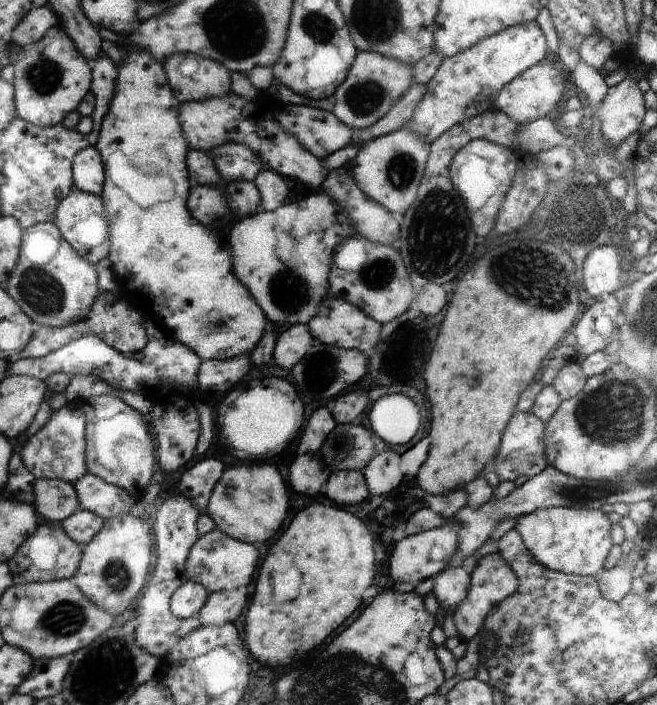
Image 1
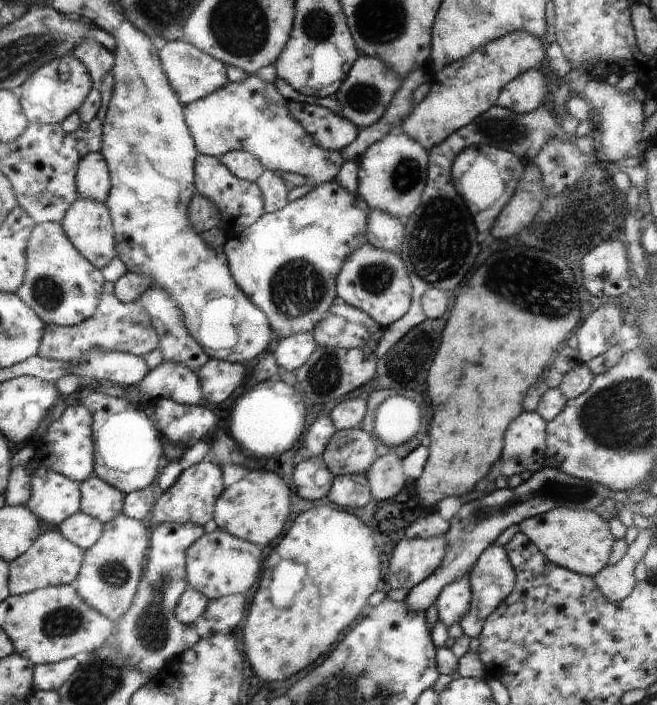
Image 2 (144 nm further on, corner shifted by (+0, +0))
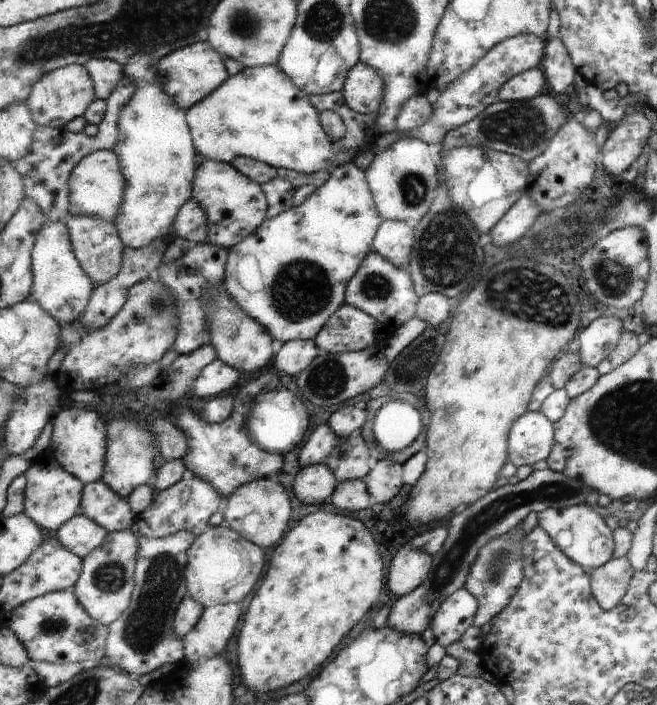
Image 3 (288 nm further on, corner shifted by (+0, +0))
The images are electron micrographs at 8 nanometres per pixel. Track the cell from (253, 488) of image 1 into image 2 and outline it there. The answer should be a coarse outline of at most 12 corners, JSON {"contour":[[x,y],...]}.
{"contour":[[249,472],[215,502],[219,530],[267,546],[285,532],[291,492]]}

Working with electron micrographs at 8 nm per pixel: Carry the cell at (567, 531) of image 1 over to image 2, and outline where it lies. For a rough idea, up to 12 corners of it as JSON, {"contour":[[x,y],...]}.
{"contour":[[547,510],[517,524],[547,562],[595,578],[613,538],[595,512]]}

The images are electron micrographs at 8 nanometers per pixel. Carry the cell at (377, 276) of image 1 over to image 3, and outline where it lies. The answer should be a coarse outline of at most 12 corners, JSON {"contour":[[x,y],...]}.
{"contour":[[371,252],[347,304],[379,324],[419,312],[413,274]]}

